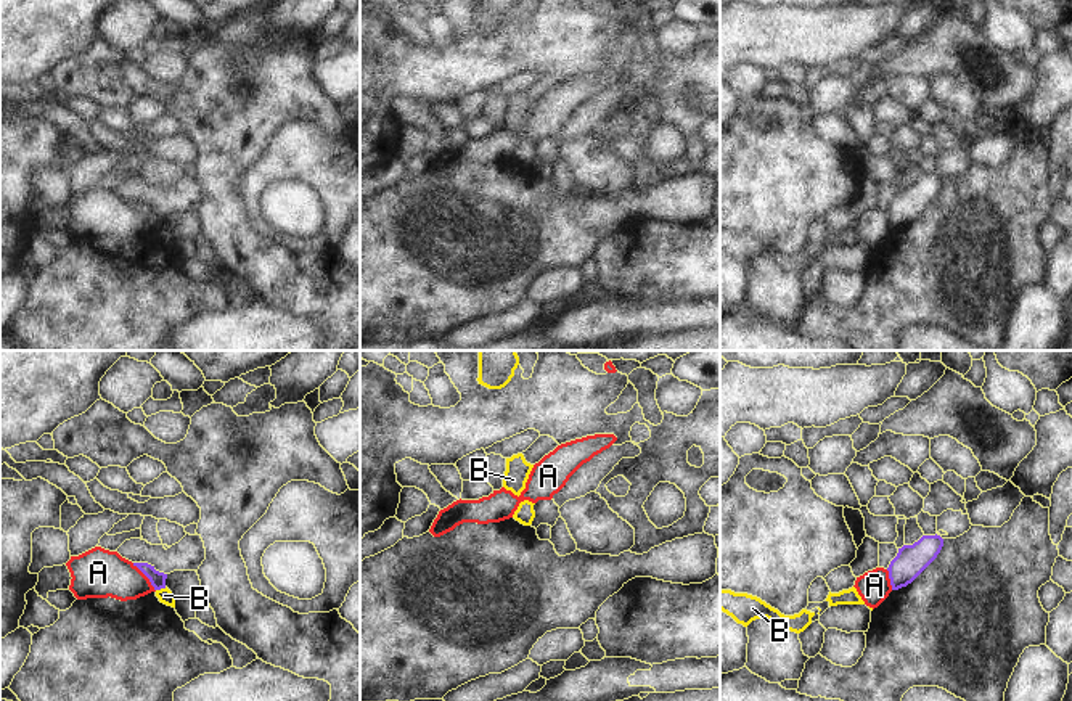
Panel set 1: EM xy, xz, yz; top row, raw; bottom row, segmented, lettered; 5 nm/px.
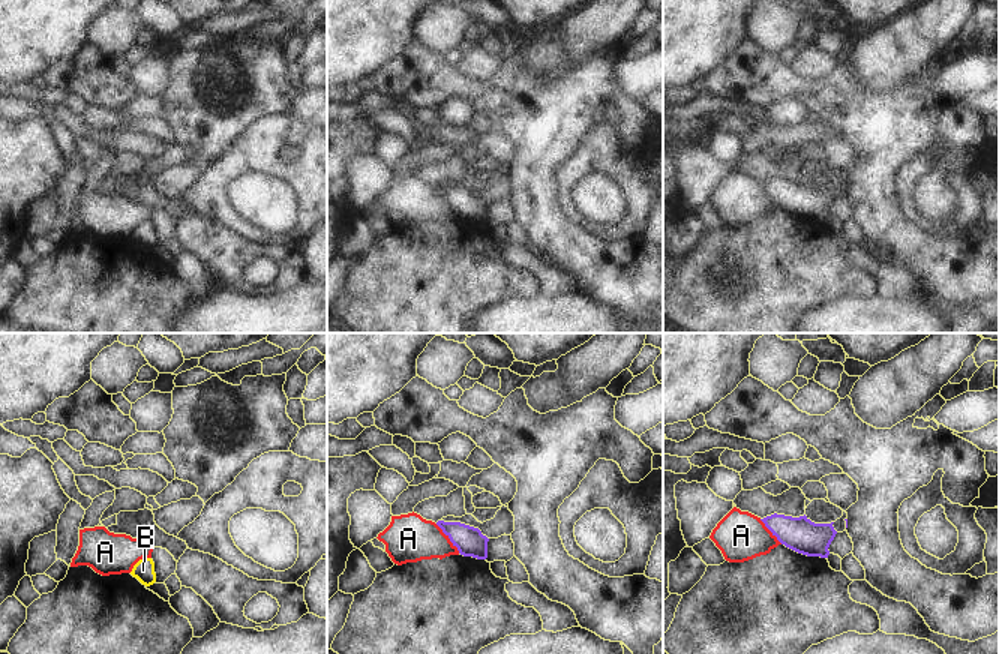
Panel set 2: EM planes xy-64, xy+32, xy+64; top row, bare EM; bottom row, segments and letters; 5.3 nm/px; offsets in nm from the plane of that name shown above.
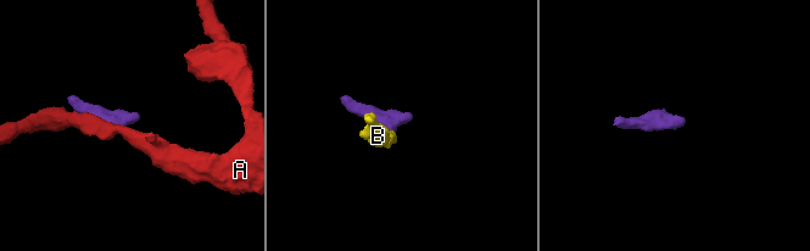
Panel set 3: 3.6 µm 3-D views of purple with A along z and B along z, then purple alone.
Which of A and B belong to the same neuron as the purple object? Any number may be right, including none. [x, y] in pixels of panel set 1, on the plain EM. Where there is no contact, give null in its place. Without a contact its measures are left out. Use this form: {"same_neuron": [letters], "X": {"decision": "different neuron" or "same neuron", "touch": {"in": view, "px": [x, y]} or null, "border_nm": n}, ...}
{"same_neuron": [], "A": {"decision": "different neuron", "touch": {"in": "xy", "px": [147, 216]}, "border_nm": 180}, "B": {"decision": "different neuron", "touch": {"in": "xy", "px": [161, 227]}, "border_nm": 60}}

